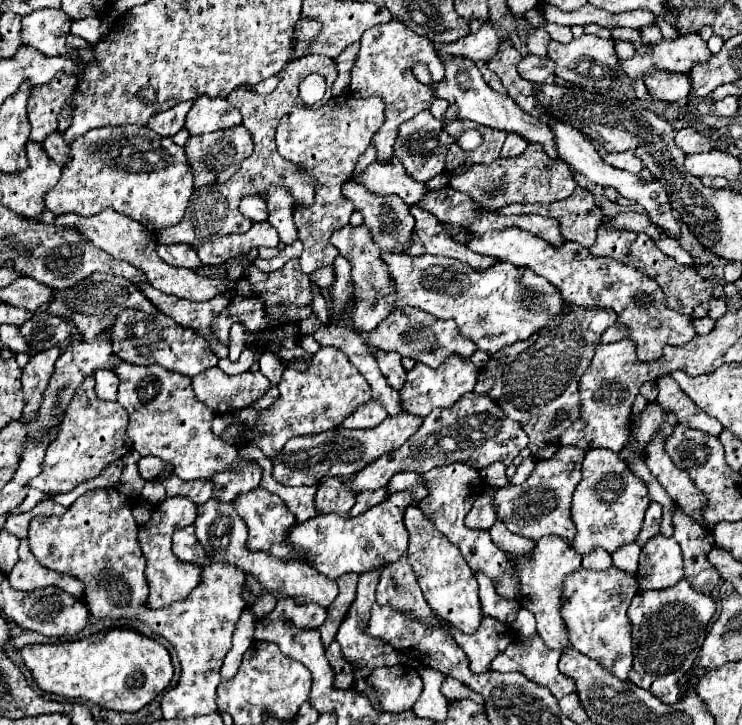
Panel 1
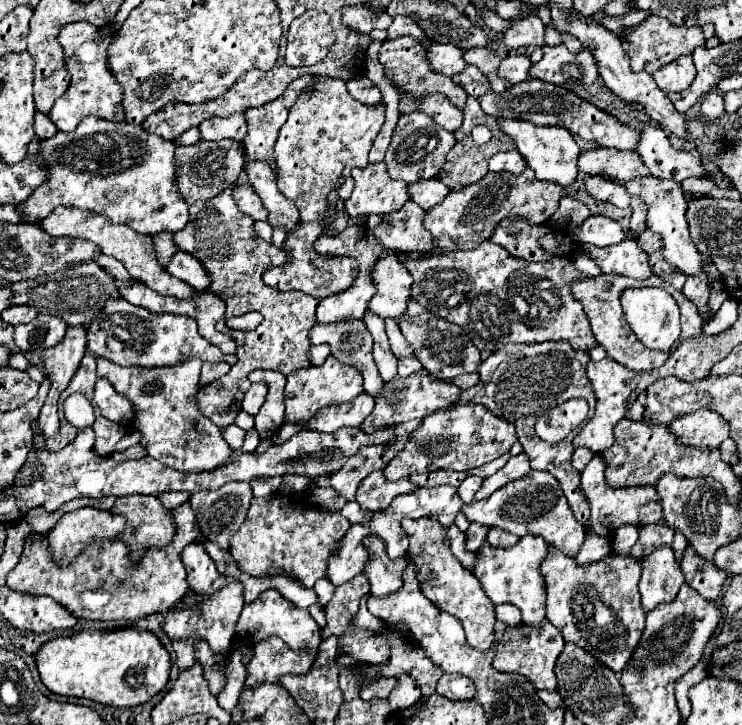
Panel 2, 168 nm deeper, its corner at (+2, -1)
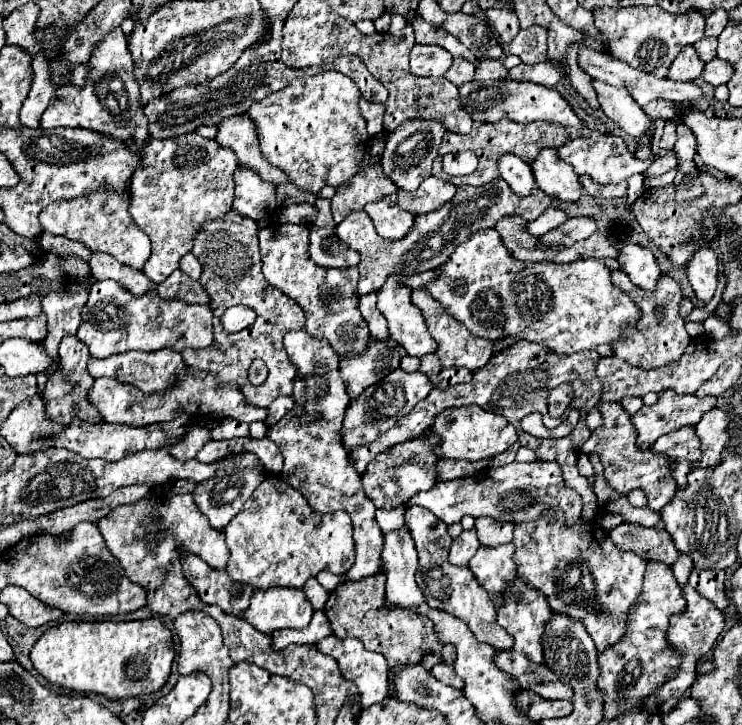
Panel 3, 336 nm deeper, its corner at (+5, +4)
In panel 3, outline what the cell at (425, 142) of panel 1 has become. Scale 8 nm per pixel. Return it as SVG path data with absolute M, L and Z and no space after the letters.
M410 120L408 124L402 124L392 134L388 134L386 150L382 156L384 174L402 190L408 190L408 192L418 190L418 186L432 172L432 162L438 154L438 146L444 134L446 134L444 128L440 128L440 124L436 124L434 120Z

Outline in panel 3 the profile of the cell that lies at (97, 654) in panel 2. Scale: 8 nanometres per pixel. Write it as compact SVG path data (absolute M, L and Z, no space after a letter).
M158 620L64 622L48 628L30 652L34 668L52 684L74 692L96 692L110 700L160 690L172 670L172 632Z

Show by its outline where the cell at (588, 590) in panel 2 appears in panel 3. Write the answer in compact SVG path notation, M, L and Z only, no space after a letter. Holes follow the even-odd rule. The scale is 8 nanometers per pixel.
M558 508L546 510L538 520L516 524L512 542L516 546L514 562L518 576L544 592L554 612L568 612L574 620L582 620L598 652L604 652L624 636L626 616L642 590L646 560L634 552L616 548L596 520L580 518L568 526L564 512ZM594 546L598 546L598 550L590 550Z

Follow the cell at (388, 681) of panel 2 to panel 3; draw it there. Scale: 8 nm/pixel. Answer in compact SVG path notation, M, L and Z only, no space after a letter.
M330 634L328 638L320 640L320 642L316 644L316 648L318 648L322 654L332 656L332 658L338 662L342 676L348 678L348 680L352 680L352 682L358 686L360 696L362 696L362 708L370 708L370 706L382 702L382 700L388 696L388 662L386 662L386 658L380 656L380 654L374 654L374 652L368 652L368 650L360 644L358 638L352 638L352 636L348 636L348 638L338 638L338 636Z

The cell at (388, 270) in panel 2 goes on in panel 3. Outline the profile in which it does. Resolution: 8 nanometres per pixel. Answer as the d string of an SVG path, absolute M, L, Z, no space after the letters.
M390 276L388 284L378 292L378 308L388 320L390 338L394 338L408 356L426 356L436 352L436 340L430 336L422 310L412 304L408 288L396 284L398 276Z

